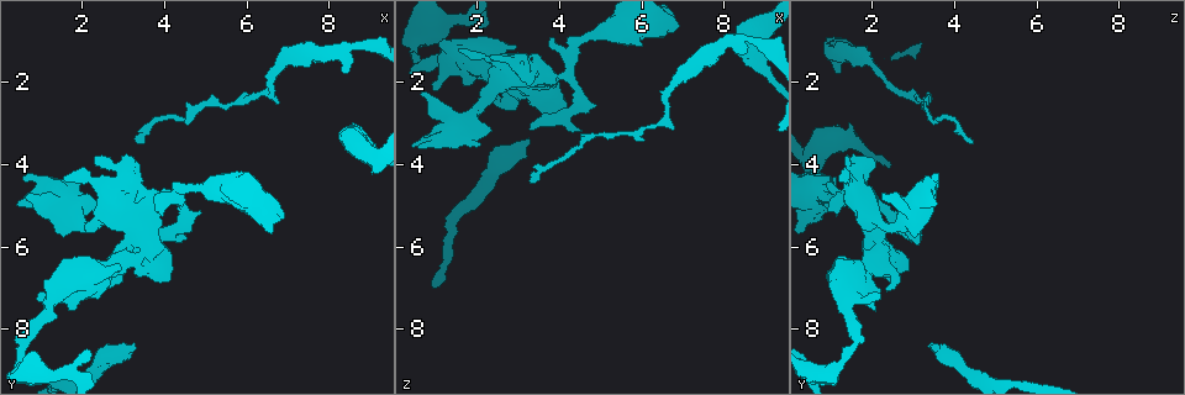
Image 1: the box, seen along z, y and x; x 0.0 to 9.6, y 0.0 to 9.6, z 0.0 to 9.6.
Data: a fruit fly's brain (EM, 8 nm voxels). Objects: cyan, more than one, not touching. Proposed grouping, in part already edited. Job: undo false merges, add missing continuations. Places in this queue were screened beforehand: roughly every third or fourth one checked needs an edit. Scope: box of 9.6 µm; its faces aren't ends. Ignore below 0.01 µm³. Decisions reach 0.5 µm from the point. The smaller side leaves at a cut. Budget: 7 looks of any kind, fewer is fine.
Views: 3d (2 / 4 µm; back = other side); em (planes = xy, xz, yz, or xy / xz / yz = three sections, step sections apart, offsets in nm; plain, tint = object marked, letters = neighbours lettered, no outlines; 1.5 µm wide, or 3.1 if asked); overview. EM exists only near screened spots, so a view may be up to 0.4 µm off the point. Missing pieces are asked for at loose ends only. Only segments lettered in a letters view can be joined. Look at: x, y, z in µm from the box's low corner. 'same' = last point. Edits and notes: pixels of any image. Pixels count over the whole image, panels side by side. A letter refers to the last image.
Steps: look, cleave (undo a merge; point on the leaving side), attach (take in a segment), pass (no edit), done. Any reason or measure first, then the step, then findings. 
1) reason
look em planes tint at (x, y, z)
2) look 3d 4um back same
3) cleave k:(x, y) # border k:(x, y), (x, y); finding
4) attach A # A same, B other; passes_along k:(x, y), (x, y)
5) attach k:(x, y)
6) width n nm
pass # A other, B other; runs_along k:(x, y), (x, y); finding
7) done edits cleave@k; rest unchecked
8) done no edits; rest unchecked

an open end
look em xz step 8 plain at (3.25, 8.45, 3.40)

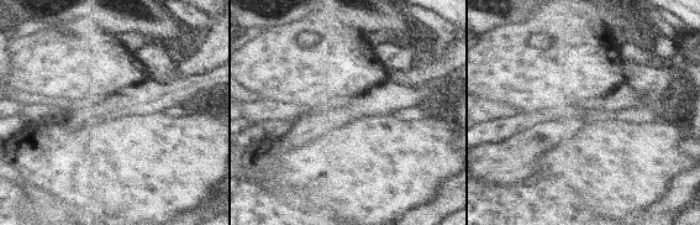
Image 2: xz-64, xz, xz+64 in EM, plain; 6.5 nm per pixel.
look em xz step 8 letters same

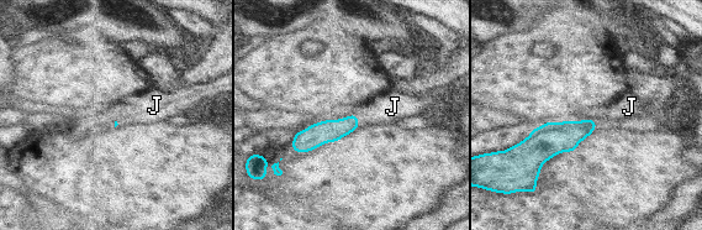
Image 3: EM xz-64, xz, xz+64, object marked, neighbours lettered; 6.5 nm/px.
attach J # J same; passes_along 3:(328, 130), (358, 119), (392, 106); the cell continues

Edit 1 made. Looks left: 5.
look overview

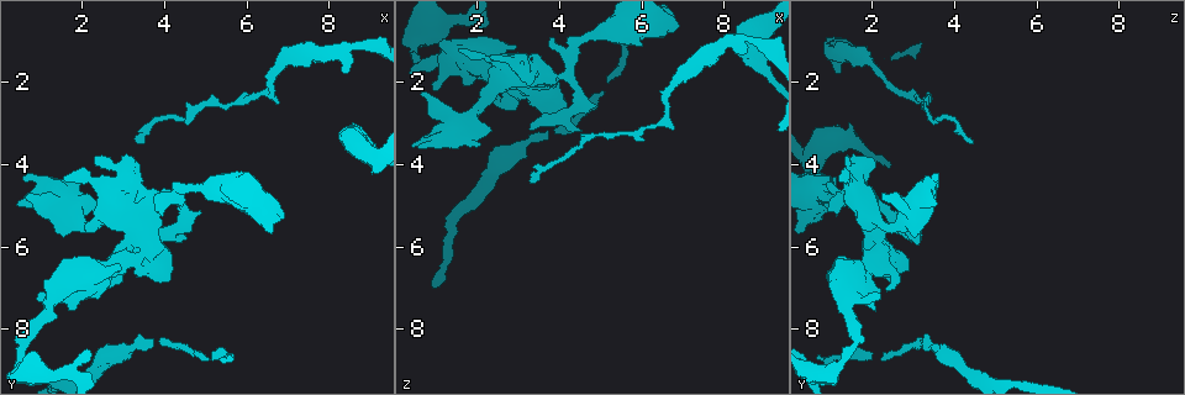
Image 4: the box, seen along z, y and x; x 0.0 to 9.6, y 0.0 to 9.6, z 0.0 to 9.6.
branch stops here
look 3d 2um back at (4.60, 5.75, 3.15)

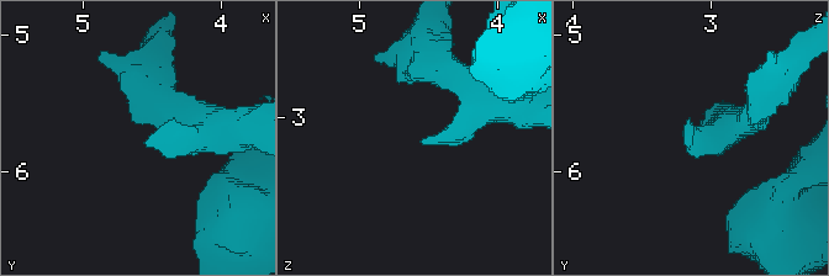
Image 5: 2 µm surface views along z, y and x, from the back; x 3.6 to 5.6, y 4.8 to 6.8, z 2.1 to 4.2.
look em xy step 8 letters at (4.52, 5.80, 3.18)

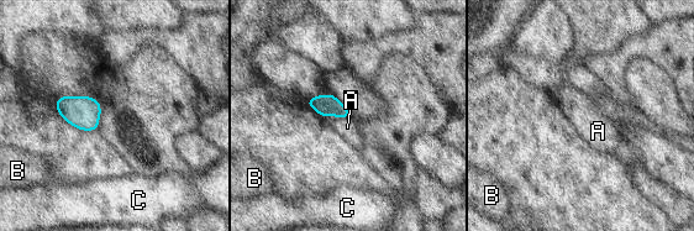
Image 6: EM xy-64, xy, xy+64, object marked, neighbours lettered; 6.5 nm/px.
look em planes letters same

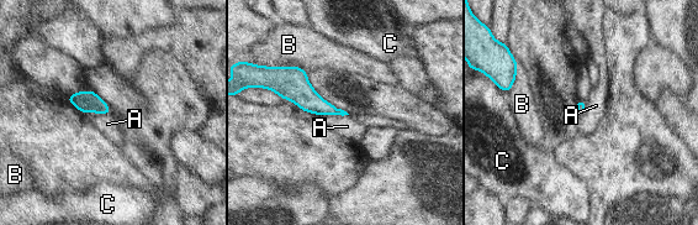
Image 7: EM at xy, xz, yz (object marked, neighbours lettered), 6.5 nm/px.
pass # A other, B other, C other; border 7:(111, 111), (89, 111), (85, 115); none of them fits

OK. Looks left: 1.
arms part here
look em planes letters at (8.30, 1.30, 1.00)

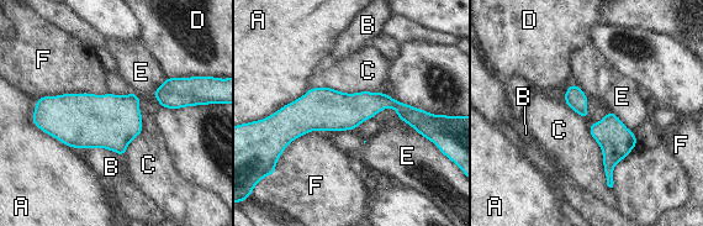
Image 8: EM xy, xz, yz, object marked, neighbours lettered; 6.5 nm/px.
longest_contact F 460 nm
pass # A other, B other, C other, D other, E other, F other; one cell here

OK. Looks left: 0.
done edits attach@3; rest unchecked

